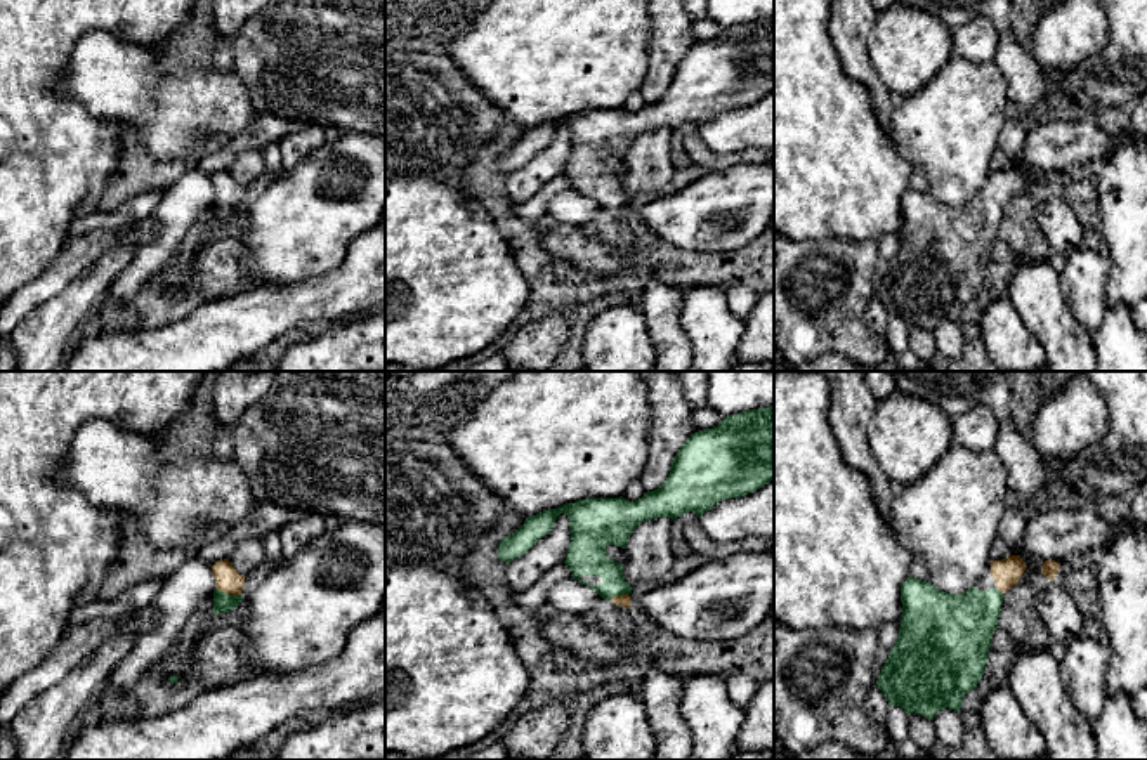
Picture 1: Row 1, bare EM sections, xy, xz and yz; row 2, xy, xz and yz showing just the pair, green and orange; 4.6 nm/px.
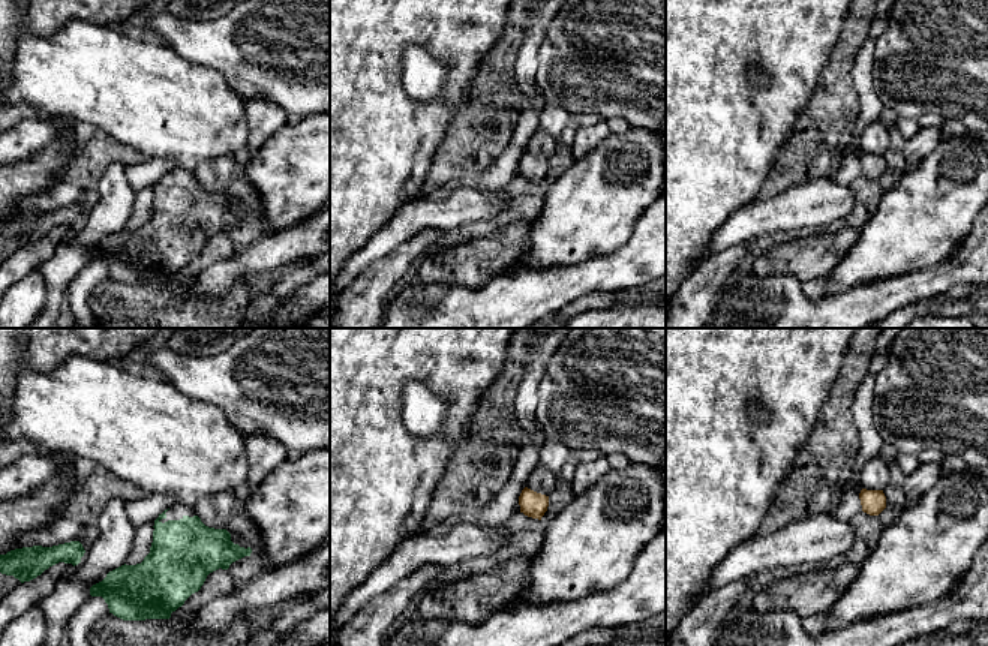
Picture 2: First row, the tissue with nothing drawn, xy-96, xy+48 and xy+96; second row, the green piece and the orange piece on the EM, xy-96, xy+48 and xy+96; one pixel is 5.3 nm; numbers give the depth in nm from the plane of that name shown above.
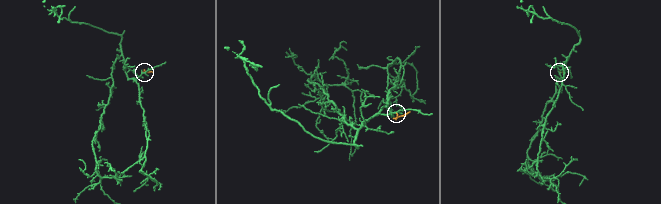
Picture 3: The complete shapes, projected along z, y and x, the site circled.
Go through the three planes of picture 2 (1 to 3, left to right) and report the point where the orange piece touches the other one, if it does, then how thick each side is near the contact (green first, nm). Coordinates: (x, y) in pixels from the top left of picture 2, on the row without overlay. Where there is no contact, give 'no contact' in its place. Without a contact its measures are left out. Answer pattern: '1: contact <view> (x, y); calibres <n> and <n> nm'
1: no contact
2: no contact
3: no contact

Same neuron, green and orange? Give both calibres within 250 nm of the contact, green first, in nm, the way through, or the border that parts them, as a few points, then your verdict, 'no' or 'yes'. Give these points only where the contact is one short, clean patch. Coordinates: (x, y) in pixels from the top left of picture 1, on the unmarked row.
100/120 nm | across xy (222, 214), (228, 205), (228, 191) | yes

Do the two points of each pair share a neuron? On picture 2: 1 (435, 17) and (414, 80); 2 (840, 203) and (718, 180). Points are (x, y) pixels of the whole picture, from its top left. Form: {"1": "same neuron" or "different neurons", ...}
{"1": "different neurons", "2": "different neurons"}

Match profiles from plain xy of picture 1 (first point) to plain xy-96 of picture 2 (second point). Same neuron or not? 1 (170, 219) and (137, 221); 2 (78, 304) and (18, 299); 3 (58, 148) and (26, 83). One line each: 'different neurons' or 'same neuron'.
1: same neuron
2: different neurons
3: different neurons

